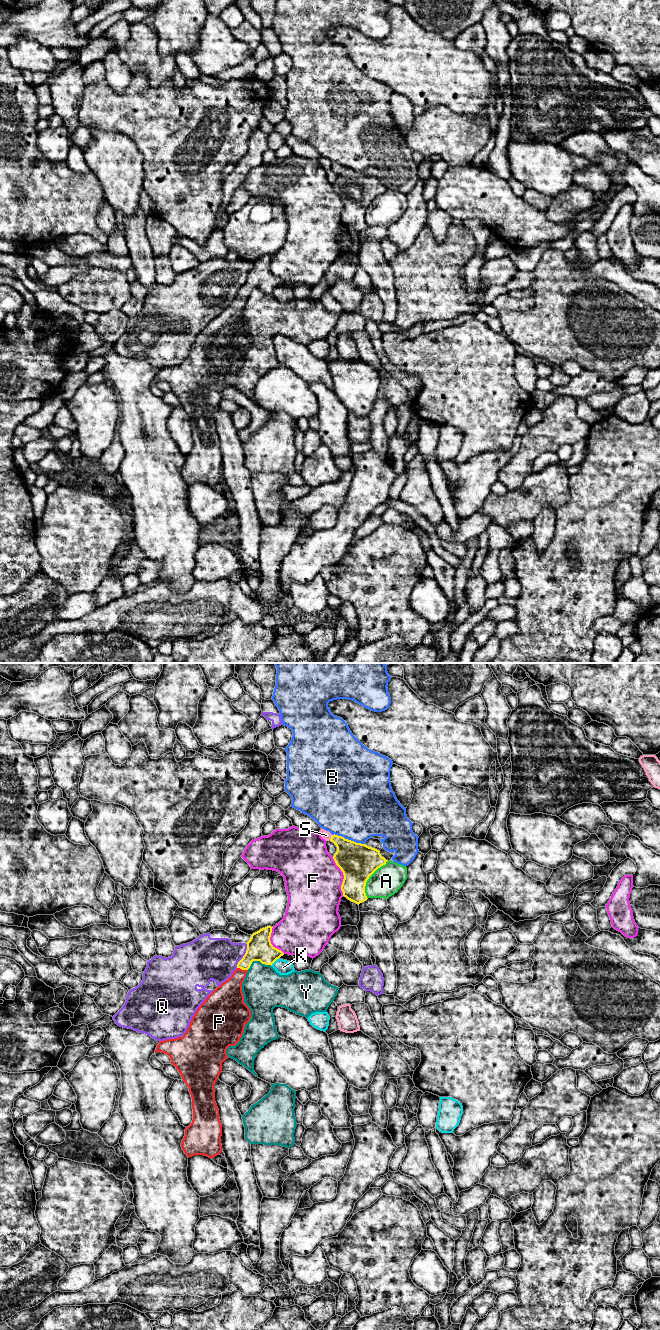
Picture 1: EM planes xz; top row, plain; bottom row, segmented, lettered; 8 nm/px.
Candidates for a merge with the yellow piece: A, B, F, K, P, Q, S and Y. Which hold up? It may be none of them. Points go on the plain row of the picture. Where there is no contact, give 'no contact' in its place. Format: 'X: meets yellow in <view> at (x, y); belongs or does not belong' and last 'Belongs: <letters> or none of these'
A: meets yellow in xz at (368, 206); does not belong
B: meets yellow in xz at (347, 167); does not belong
F: meets yellow in xz at (344, 204); does not belong
K: meets yellow in xz at (274, 289); does not belong
P: meets yellow in xz at (242, 297); belongs
Q: meets yellow in xz at (244, 283); does not belong
S: meets yellow in xz at (331, 165); does not belong
Y: meets yellow in xz at (258, 288); does not belong
Belongs: P

